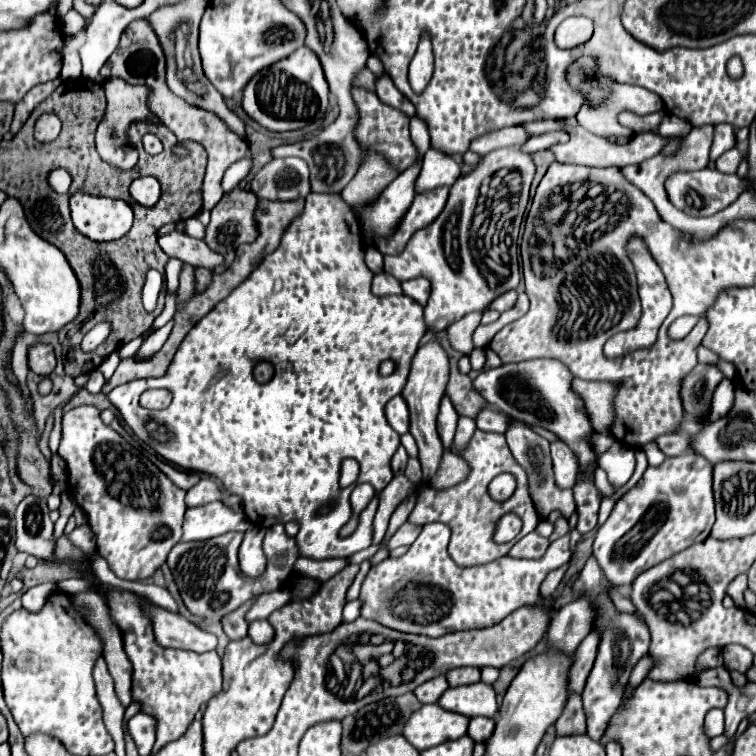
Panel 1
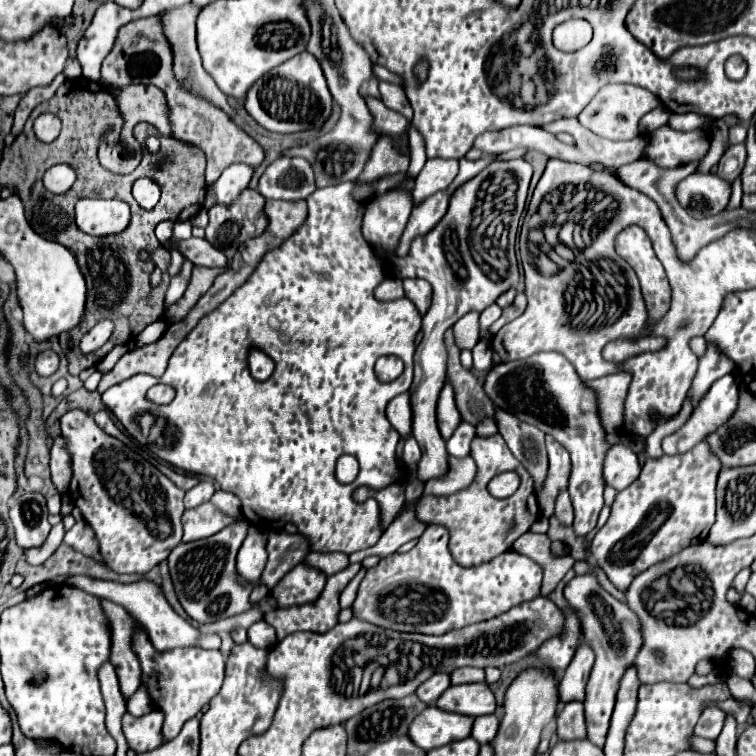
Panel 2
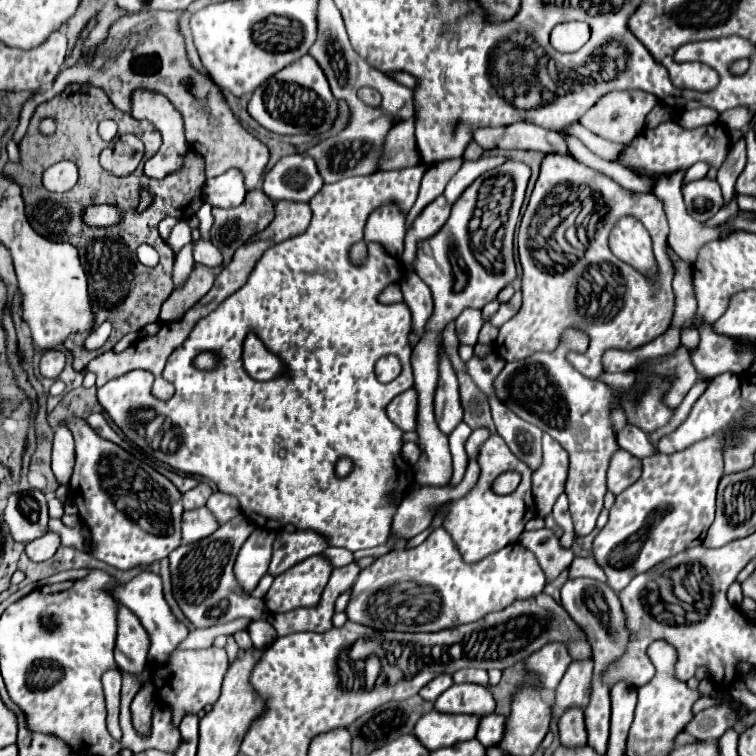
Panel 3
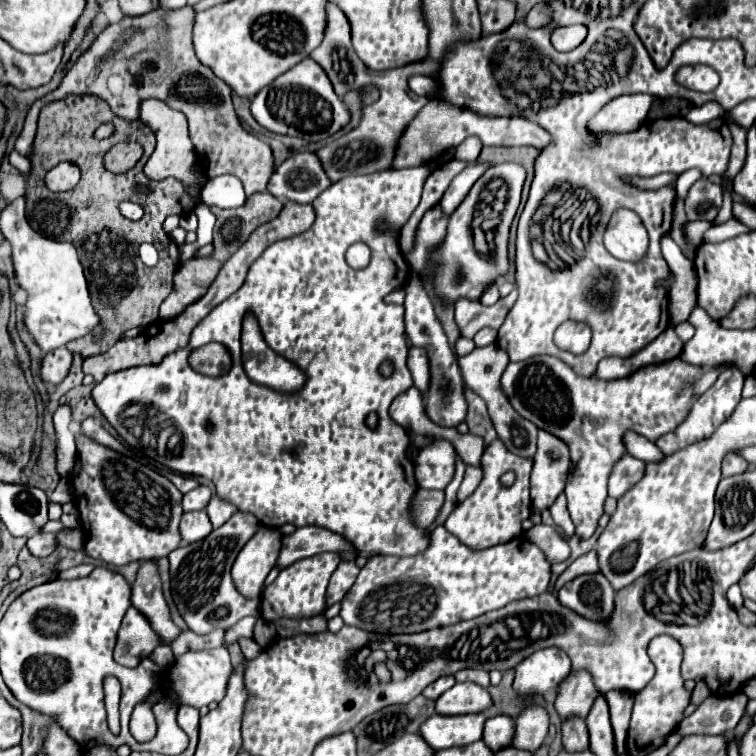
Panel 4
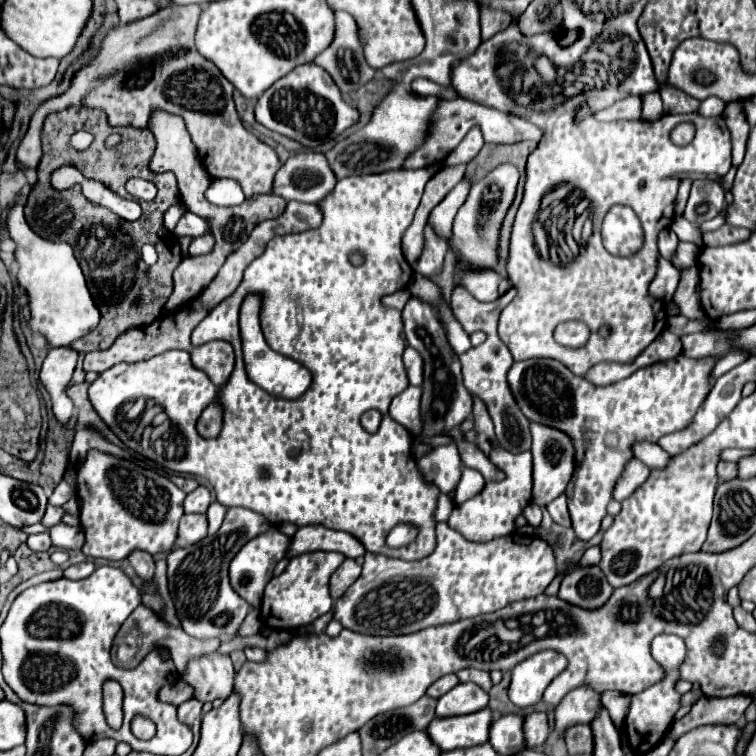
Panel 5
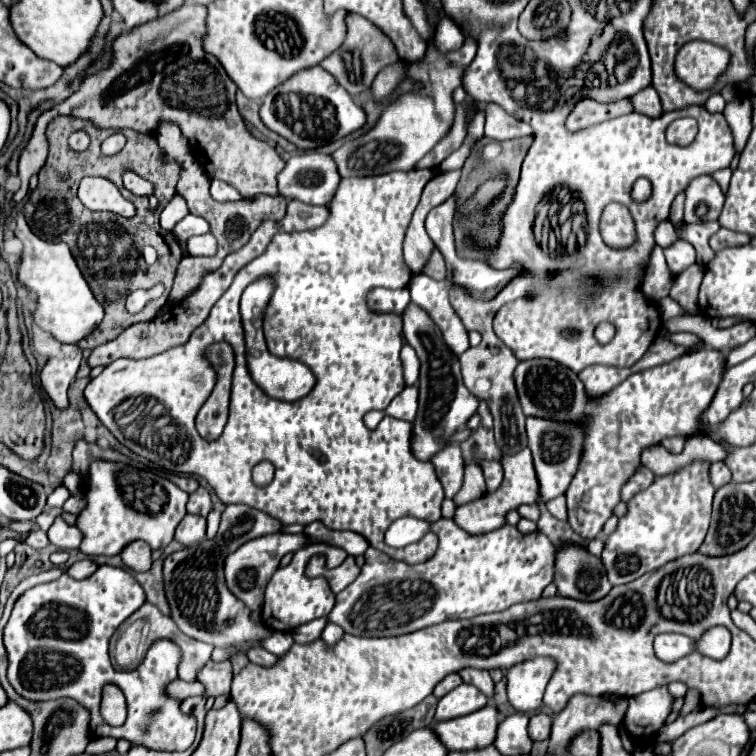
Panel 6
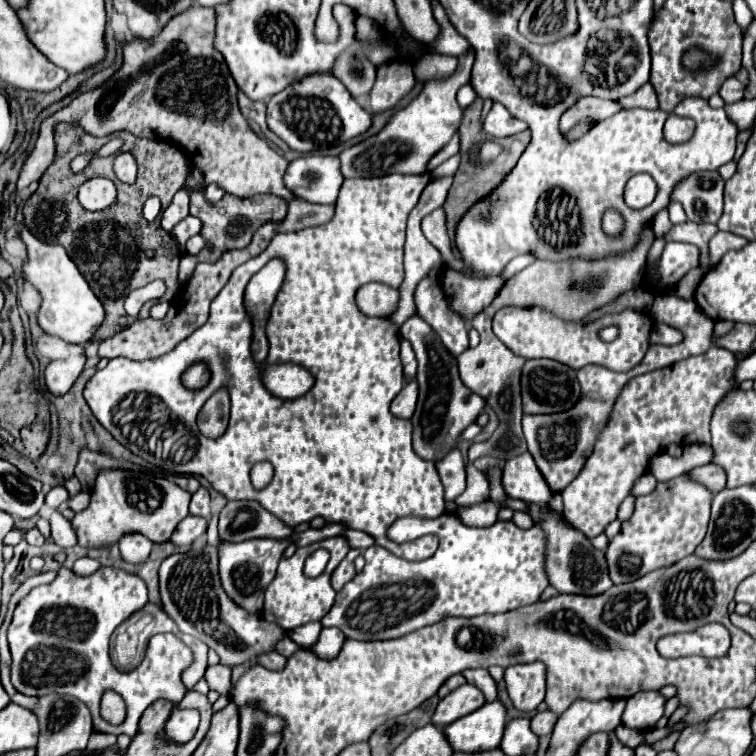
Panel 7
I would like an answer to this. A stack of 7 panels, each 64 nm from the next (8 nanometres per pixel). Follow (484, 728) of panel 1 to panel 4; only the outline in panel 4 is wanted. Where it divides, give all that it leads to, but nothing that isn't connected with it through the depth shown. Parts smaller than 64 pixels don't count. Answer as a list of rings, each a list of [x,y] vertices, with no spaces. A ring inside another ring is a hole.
[[[494,716],[494,718],[488,718],[486,724],[484,724],[484,742],[494,752],[512,746],[514,726],[516,726],[516,722],[510,716]]]

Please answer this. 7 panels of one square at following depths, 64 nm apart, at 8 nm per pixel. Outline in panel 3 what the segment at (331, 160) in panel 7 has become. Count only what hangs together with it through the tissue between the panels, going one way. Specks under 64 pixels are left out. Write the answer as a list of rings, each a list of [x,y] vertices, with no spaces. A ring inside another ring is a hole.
[[[292,154],[282,158],[272,170],[266,172],[264,192],[272,200],[310,202],[320,192],[324,180],[316,162],[308,154]]]

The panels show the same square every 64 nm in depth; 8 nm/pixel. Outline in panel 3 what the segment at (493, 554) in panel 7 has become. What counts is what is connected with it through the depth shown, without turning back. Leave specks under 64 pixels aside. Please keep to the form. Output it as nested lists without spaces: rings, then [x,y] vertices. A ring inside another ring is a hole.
[[[436,528],[420,546],[408,552],[388,552],[376,558],[374,564],[364,568],[358,574],[356,584],[352,586],[350,600],[346,606],[346,616],[350,622],[364,624],[382,632],[386,630],[436,632],[436,630],[476,622],[480,620],[480,616],[502,610],[516,600],[526,600],[526,598],[540,594],[544,586],[546,586],[544,570],[540,568],[536,556],[528,548],[524,548],[520,542],[508,544],[508,548],[502,548],[500,552],[494,552],[492,556],[486,556],[484,560],[476,564],[468,564],[456,550],[452,536],[444,528]]]

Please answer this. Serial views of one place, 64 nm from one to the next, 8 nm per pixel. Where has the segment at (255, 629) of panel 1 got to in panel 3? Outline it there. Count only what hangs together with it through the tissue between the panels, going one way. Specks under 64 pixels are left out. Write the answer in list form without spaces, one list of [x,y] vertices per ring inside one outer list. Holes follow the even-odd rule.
[[[252,622],[248,626],[248,634],[250,634],[250,638],[258,650],[266,650],[278,638],[276,630],[268,622]]]

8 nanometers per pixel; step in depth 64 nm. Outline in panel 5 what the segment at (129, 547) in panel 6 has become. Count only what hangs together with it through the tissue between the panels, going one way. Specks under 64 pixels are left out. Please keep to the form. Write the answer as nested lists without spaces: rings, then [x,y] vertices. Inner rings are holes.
[[[132,552],[132,556],[128,556],[128,562],[144,580],[150,580],[154,576],[154,560],[148,556],[148,552]]]

